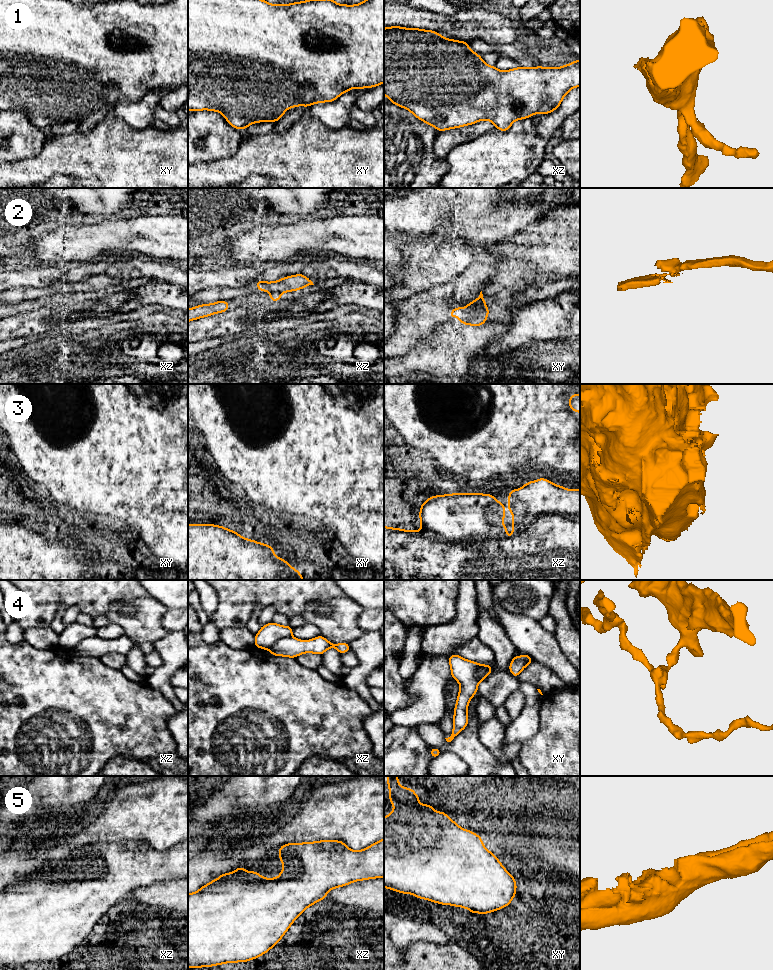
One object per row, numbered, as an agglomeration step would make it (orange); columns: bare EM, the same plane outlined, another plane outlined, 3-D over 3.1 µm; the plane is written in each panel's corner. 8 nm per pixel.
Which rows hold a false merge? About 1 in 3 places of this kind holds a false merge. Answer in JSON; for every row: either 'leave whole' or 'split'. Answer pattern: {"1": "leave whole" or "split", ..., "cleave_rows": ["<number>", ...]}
{"1": "leave whole", "2": "split", "3": "leave whole", "4": "split", "5": "leave whole", "cleave_rows": ["2", "4"]}

